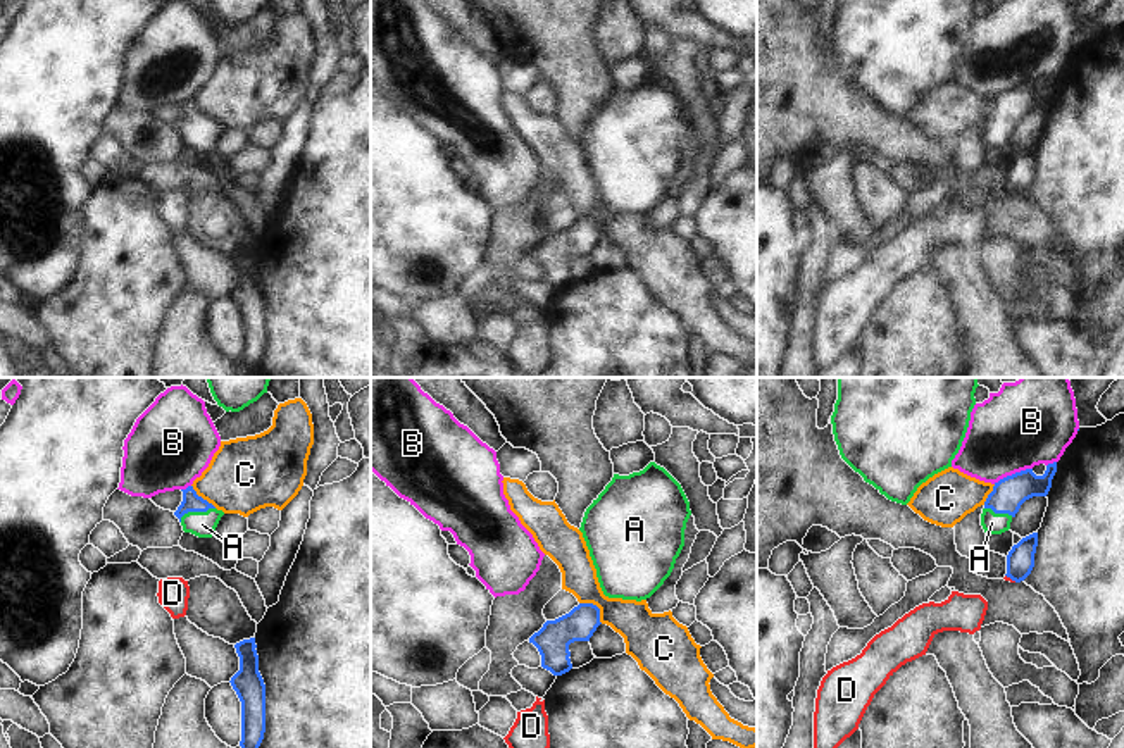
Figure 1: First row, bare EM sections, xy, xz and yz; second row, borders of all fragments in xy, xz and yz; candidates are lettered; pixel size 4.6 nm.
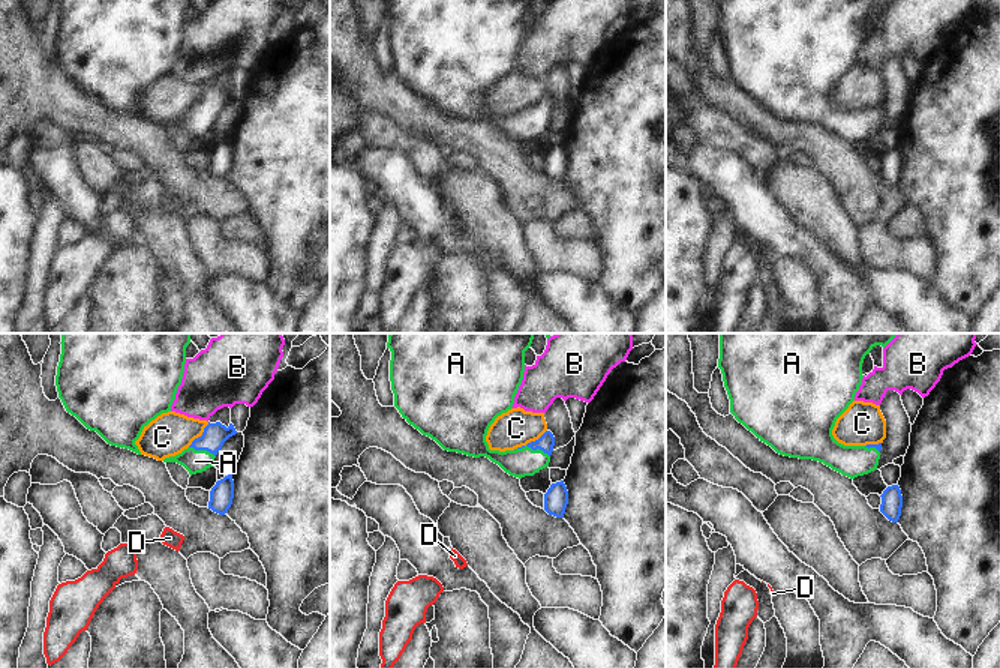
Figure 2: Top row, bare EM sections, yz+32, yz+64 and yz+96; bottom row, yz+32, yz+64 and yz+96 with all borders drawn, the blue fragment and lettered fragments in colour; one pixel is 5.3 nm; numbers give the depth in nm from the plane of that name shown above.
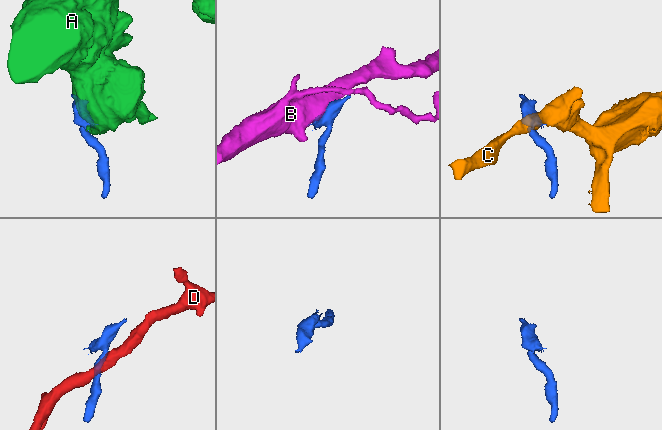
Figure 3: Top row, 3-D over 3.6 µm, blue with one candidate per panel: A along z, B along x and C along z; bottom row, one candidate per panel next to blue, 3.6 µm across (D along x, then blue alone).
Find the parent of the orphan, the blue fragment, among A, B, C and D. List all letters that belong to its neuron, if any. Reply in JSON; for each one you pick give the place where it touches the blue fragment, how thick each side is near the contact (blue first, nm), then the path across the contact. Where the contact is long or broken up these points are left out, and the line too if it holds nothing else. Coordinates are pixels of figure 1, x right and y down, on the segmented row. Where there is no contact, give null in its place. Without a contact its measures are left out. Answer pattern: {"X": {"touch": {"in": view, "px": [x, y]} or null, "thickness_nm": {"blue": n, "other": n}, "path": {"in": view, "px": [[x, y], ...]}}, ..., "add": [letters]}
{"A": {"touch": {"in": "xy", "px": [195, 511]}, "thickness_nm": {"blue": 90, "other": 120}, "path": {"in": "xy", "px": [[192, 502], [195, 511], [202, 524]]}}, "add": ["A"]}

